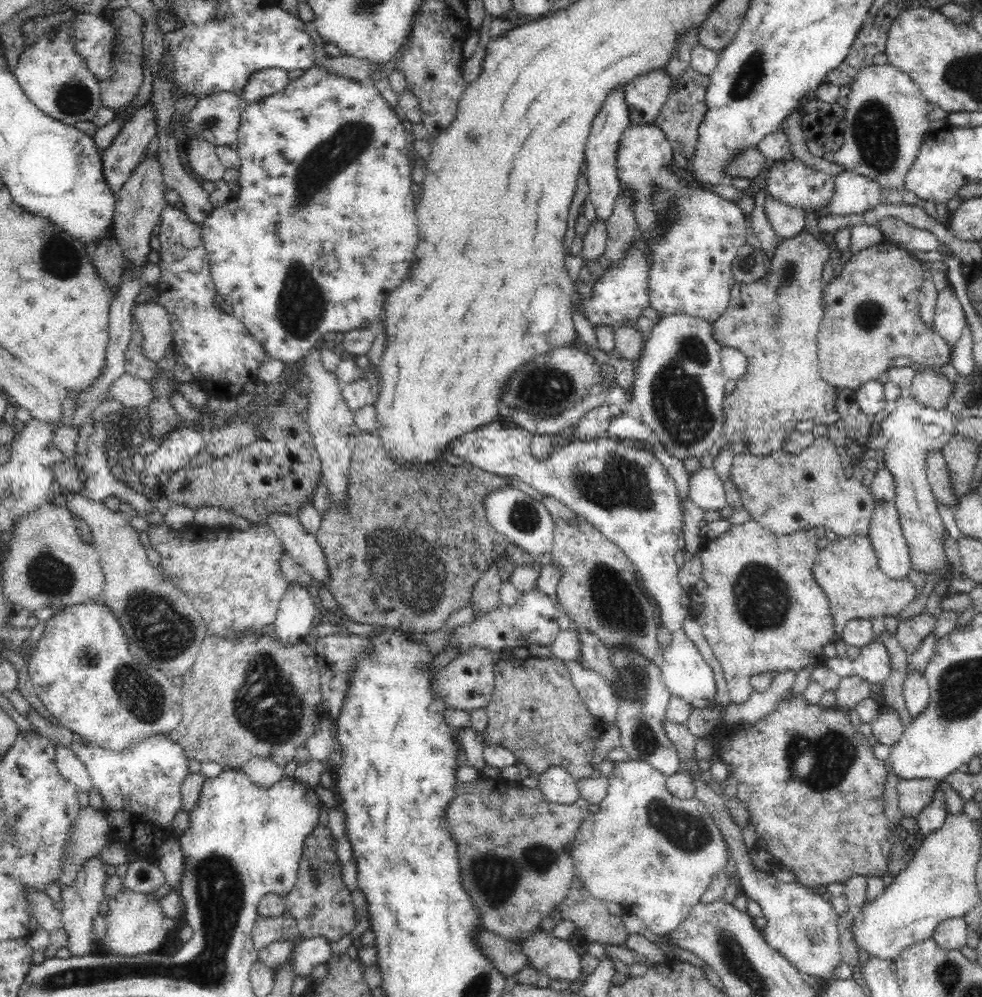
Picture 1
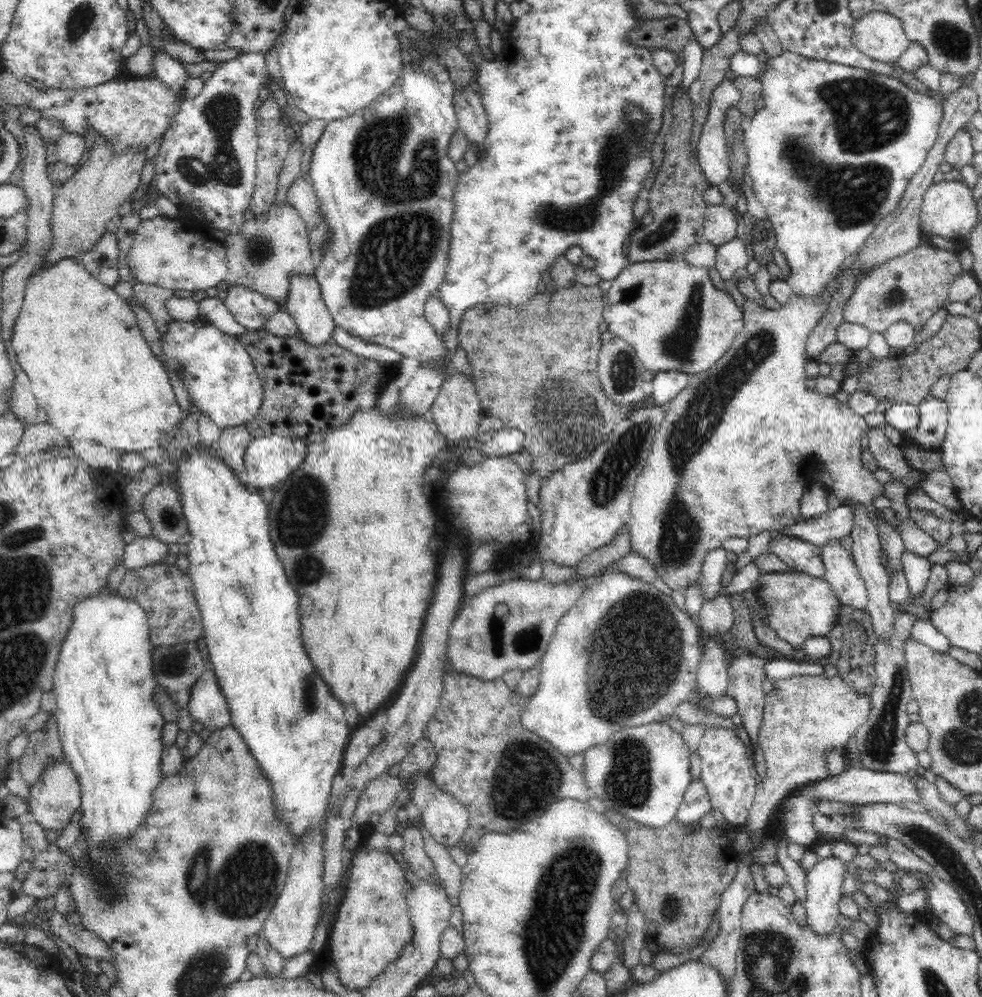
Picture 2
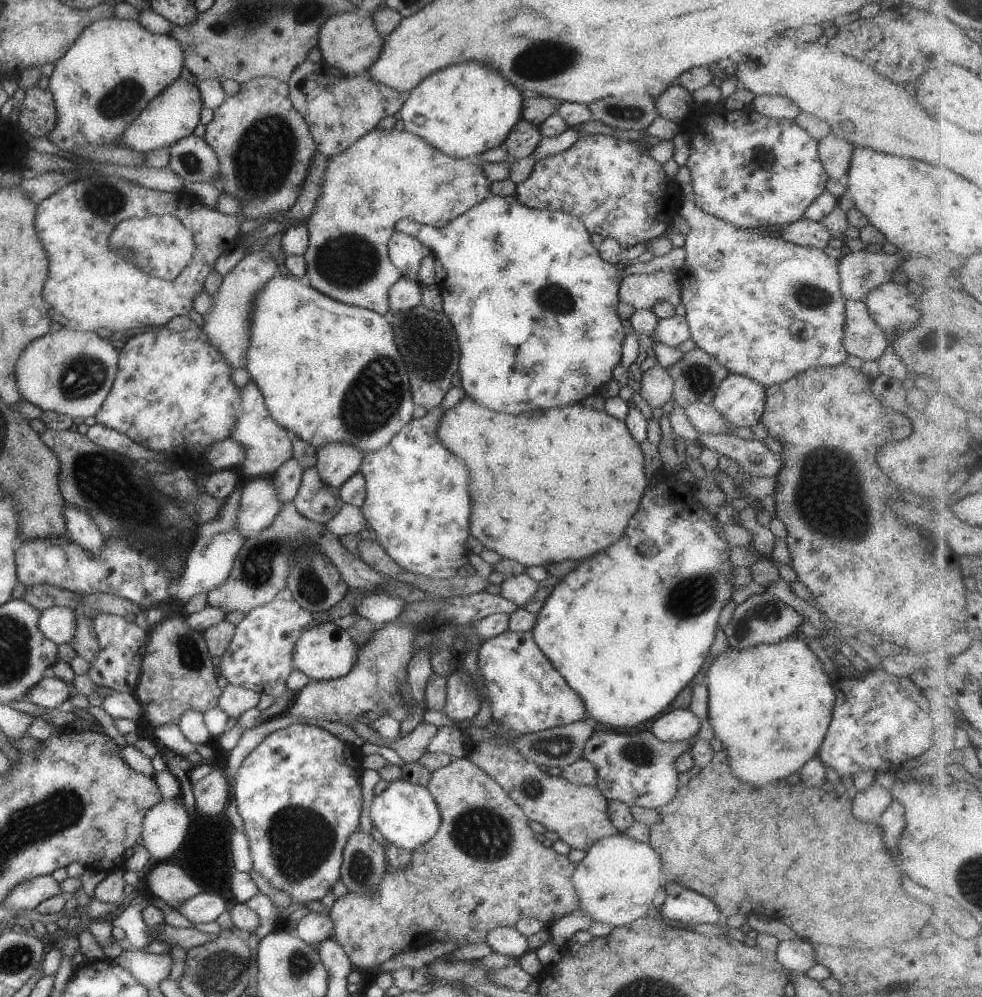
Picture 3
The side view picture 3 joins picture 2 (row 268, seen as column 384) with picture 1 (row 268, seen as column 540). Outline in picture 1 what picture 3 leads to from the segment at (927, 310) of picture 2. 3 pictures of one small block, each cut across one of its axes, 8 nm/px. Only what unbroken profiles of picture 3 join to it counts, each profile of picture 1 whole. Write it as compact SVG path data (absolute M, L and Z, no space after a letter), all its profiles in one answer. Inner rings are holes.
M884 241L882 243L873 244L870 248L861 250L856 254L853 254L850 261L845 265L843 273L840 277L836 277L828 286L824 288L824 296L821 298L825 311L824 316L818 329L817 334L817 357L819 358L818 367L821 377L832 387L838 387L841 389L848 388L856 391L858 387L861 387L864 383L870 382L870 380L876 380L878 374L886 372L888 366L892 364L892 360L900 358L900 356L907 356L910 358L912 364L922 364L922 366L941 367L943 364L950 362L952 347L948 347L942 340L942 337L938 335L936 329L928 329L922 319L920 319L919 308L919 296L922 292L922 286L924 286L925 272L921 267L922 259L912 256L912 254L906 249L902 250L896 245Z

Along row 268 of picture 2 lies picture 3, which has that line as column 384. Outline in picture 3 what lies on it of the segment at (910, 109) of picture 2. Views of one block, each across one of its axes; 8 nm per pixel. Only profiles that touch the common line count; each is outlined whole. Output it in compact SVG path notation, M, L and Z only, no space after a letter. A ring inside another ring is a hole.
M399 779L389 782L387 788L373 795L369 818L387 843L411 852L418 844L427 842L435 834L440 823L440 809L426 786Z

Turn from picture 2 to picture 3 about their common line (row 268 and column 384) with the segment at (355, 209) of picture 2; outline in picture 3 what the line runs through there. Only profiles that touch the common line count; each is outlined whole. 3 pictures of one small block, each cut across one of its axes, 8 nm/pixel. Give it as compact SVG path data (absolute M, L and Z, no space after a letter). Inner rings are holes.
M279 274L270 278L262 286L262 289L256 292L254 303L250 310L250 337L248 338L248 348L244 352L244 356L246 371L249 372L251 380L260 390L264 405L267 407L273 420L278 422L279 426L282 426L291 437L301 438L301 440L308 442L316 449L330 442L340 442L354 446L362 450L363 453L370 453L385 446L391 440L391 437L397 434L412 419L411 412L413 412L414 402L412 401L408 381L408 369L395 346L392 324L387 322L383 315L375 311L346 305L345 303L333 300L317 292L317 290L309 286L305 281L289 274Z

